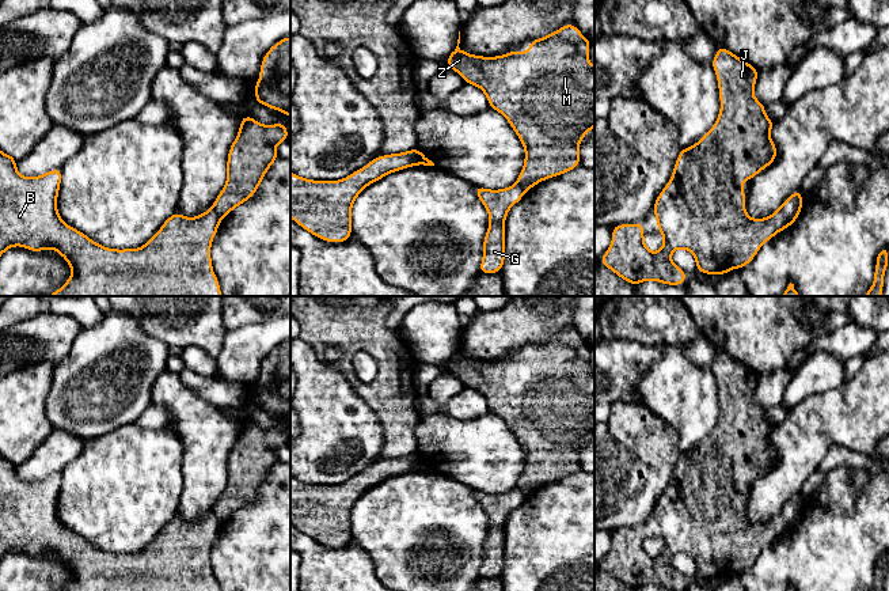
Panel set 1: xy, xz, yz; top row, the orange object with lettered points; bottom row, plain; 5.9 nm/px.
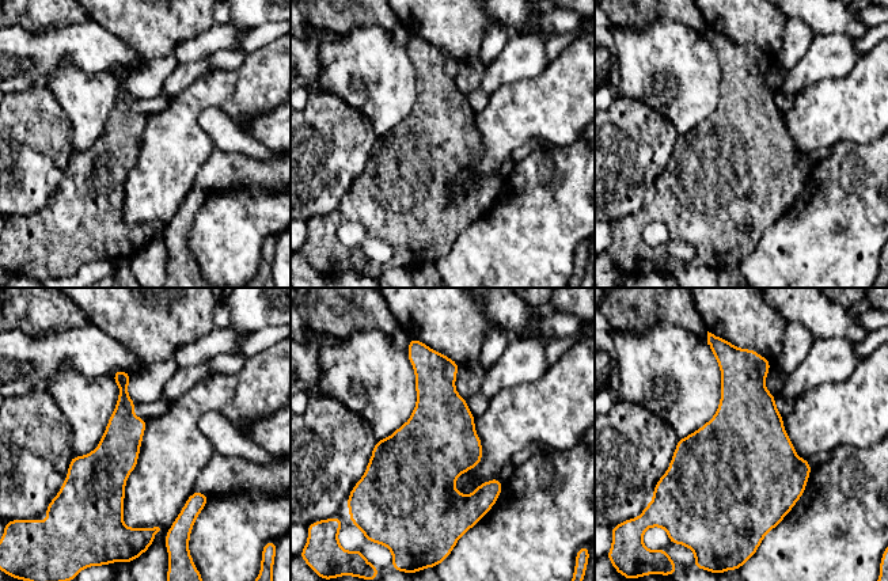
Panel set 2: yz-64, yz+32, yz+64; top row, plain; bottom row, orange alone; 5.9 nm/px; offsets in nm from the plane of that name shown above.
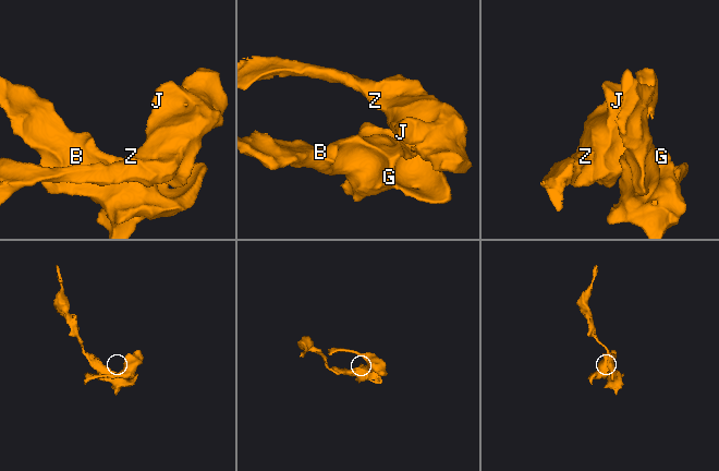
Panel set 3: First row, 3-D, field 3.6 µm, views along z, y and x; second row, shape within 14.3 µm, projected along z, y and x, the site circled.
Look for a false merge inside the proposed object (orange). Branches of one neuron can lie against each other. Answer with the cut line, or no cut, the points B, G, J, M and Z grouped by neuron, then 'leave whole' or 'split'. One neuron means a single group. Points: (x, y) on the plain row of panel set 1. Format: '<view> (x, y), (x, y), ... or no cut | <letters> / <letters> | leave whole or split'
yz (801, 506), (782, 533) | B G / J M Z | split

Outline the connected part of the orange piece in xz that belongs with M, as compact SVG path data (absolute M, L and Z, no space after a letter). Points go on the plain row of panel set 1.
M569 327L547 341L532 344L528 357L512 353L509 359L483 361L463 356L459 348L460 336L457 351L445 367L463 382L464 387L479 391L486 398L490 413L499 416L518 440L525 454L525 465L517 488L524 496L581 470L578 458L581 444L594 431L594 371L588 363L590 344L584 341L574 327Z

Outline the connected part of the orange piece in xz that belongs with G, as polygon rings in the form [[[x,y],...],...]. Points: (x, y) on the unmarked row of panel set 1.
[[[518,488],[499,495],[474,490],[474,495],[490,520],[479,576],[482,579],[498,577],[505,567],[505,523],[509,514],[521,505],[525,496]]]

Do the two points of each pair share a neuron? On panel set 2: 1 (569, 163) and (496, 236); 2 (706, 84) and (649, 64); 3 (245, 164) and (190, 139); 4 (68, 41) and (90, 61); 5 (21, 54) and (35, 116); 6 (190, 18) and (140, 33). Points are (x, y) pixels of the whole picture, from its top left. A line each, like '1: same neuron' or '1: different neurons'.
1: same neuron
2: same neuron
3: different neurons
4: same neuron
5: different neurons
6: same neuron

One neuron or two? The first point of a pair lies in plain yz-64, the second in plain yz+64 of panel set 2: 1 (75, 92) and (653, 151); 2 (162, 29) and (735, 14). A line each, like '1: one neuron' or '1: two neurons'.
1: two neurons
2: one neuron

